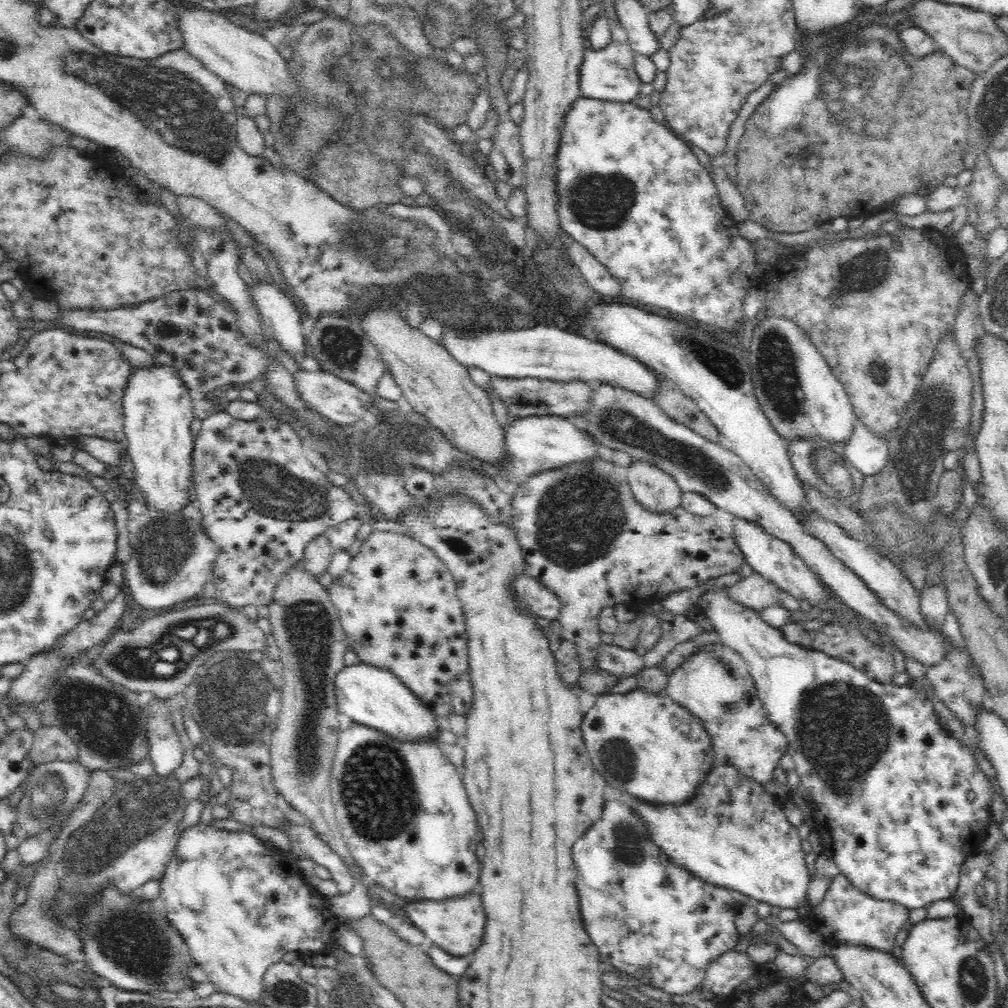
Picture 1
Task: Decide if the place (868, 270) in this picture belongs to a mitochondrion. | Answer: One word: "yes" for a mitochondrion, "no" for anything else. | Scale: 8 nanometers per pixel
yes

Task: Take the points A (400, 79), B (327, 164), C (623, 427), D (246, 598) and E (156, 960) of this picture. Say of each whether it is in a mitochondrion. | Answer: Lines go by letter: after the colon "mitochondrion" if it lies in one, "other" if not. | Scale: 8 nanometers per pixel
A: mitochondrion
B: other
C: mitochondrion
D: other
E: mitochondrion

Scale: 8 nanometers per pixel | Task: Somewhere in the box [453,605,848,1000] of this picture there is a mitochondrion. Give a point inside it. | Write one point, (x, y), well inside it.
(618, 753)

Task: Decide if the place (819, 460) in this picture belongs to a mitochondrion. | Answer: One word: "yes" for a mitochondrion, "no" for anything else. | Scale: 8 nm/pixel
yes

